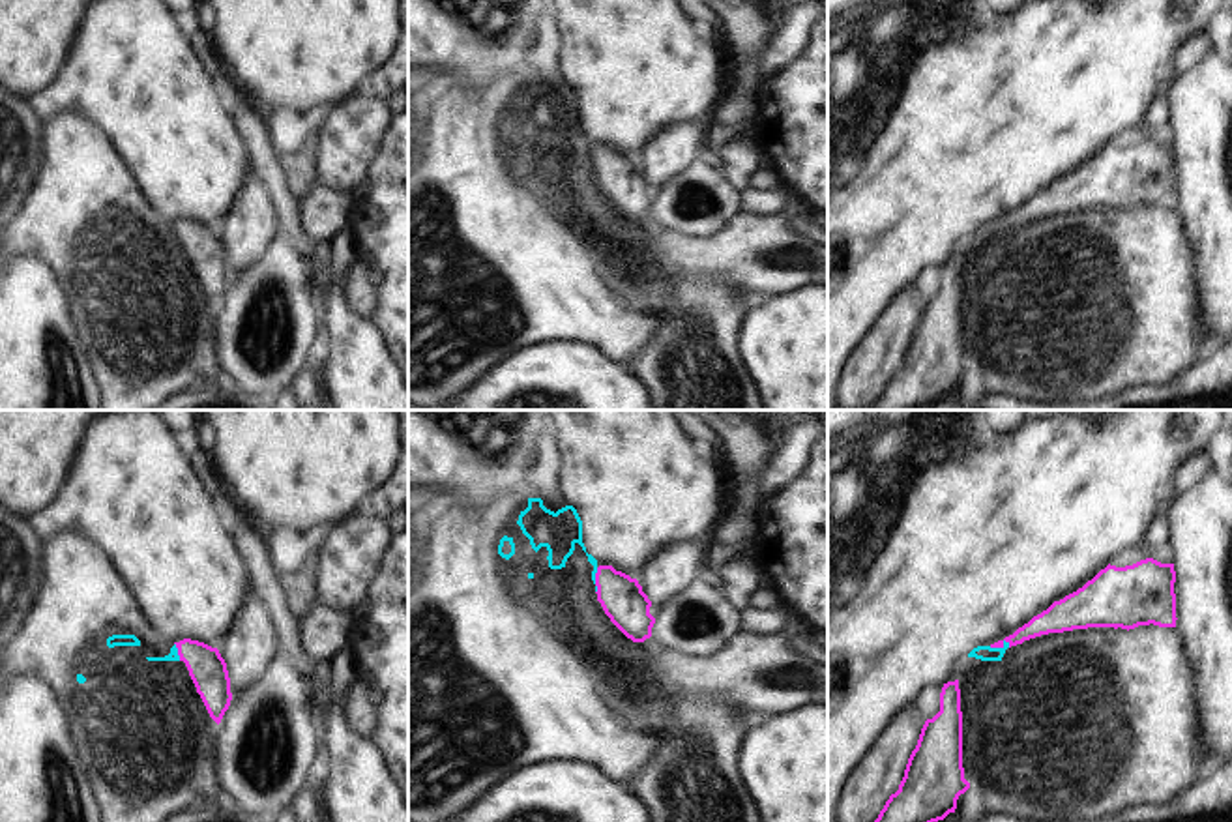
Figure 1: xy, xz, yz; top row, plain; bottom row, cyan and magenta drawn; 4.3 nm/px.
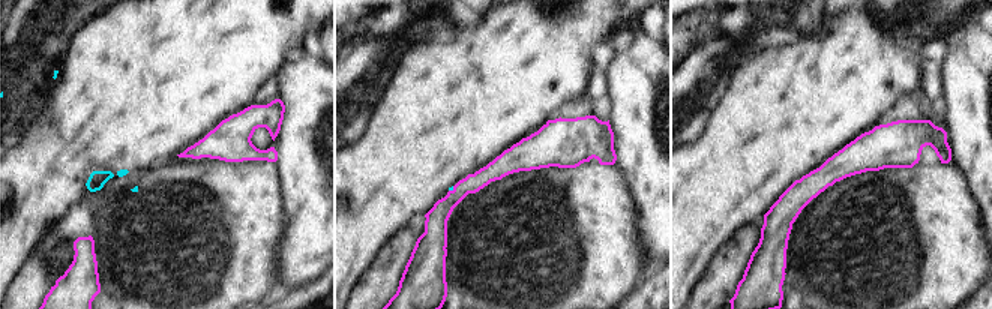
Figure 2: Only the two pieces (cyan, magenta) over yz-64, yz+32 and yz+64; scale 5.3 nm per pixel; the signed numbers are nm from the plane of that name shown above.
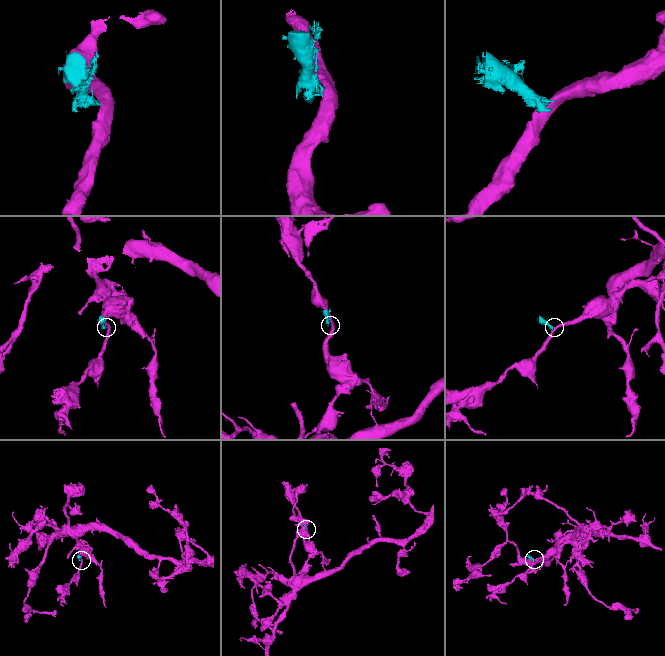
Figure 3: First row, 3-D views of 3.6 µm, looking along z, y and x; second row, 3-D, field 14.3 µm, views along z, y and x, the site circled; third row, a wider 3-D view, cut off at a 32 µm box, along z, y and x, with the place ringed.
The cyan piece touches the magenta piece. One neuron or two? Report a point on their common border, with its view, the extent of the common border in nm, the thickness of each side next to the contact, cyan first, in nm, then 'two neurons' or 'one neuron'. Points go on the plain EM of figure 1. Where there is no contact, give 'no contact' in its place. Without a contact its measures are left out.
yz (998, 229) | 100 nm | 60/100 nm | two neurons

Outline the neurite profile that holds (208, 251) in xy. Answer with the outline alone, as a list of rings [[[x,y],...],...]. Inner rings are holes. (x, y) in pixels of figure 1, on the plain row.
[[[183,219],[174,225],[210,298],[219,305],[232,281],[225,240],[217,228],[198,221]]]

